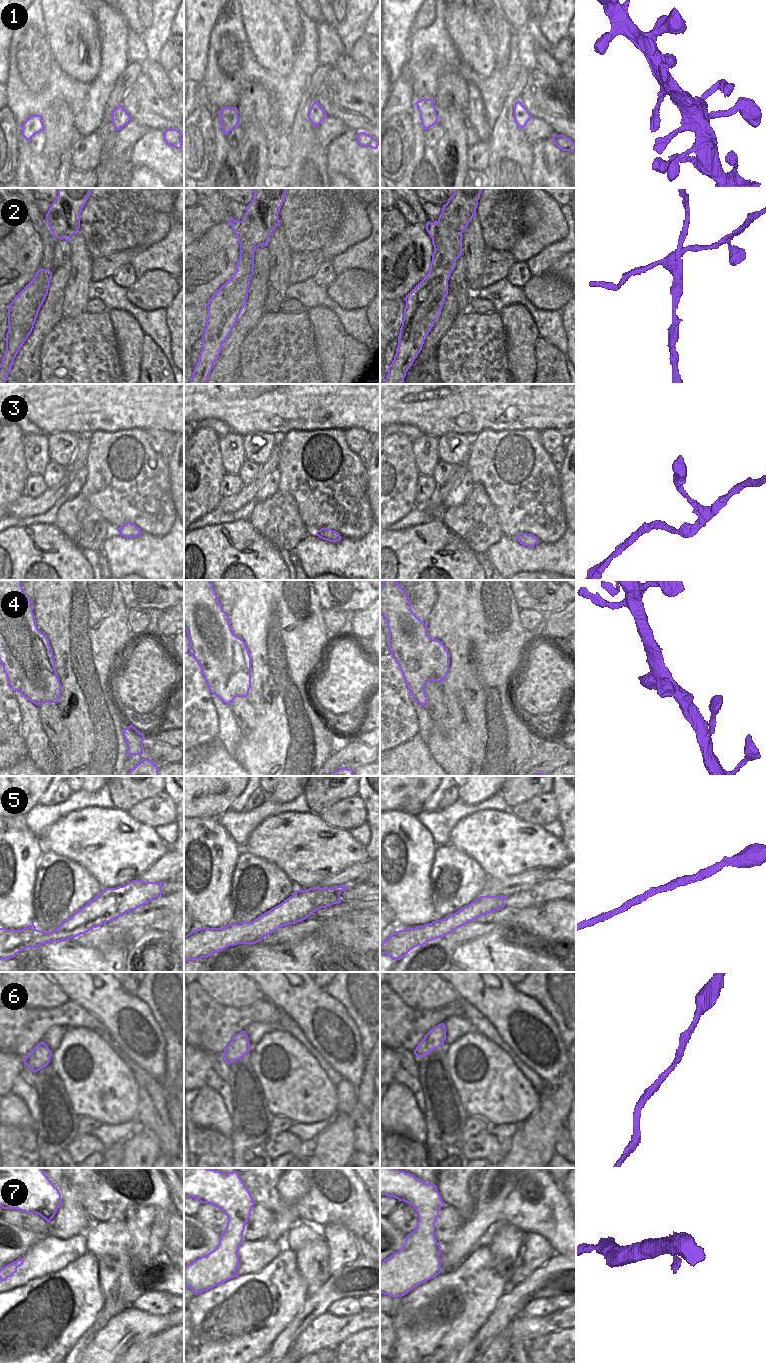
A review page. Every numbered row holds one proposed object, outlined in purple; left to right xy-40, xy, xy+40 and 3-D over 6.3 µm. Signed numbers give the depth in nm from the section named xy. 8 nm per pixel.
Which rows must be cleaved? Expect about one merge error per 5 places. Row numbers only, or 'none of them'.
2.

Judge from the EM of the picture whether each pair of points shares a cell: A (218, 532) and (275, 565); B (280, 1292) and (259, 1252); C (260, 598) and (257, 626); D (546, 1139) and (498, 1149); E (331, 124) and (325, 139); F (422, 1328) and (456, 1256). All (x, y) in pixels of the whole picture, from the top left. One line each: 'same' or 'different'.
A: same
B: different
C: same
D: different
E: same
F: different

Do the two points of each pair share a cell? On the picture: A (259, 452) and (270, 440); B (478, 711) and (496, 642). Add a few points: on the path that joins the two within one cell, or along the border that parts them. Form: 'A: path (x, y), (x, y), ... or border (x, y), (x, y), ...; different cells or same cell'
A: path (261, 449), (267, 443); same cell
B: path (479, 694), (477, 681), (482, 676), (486, 659); same cell

